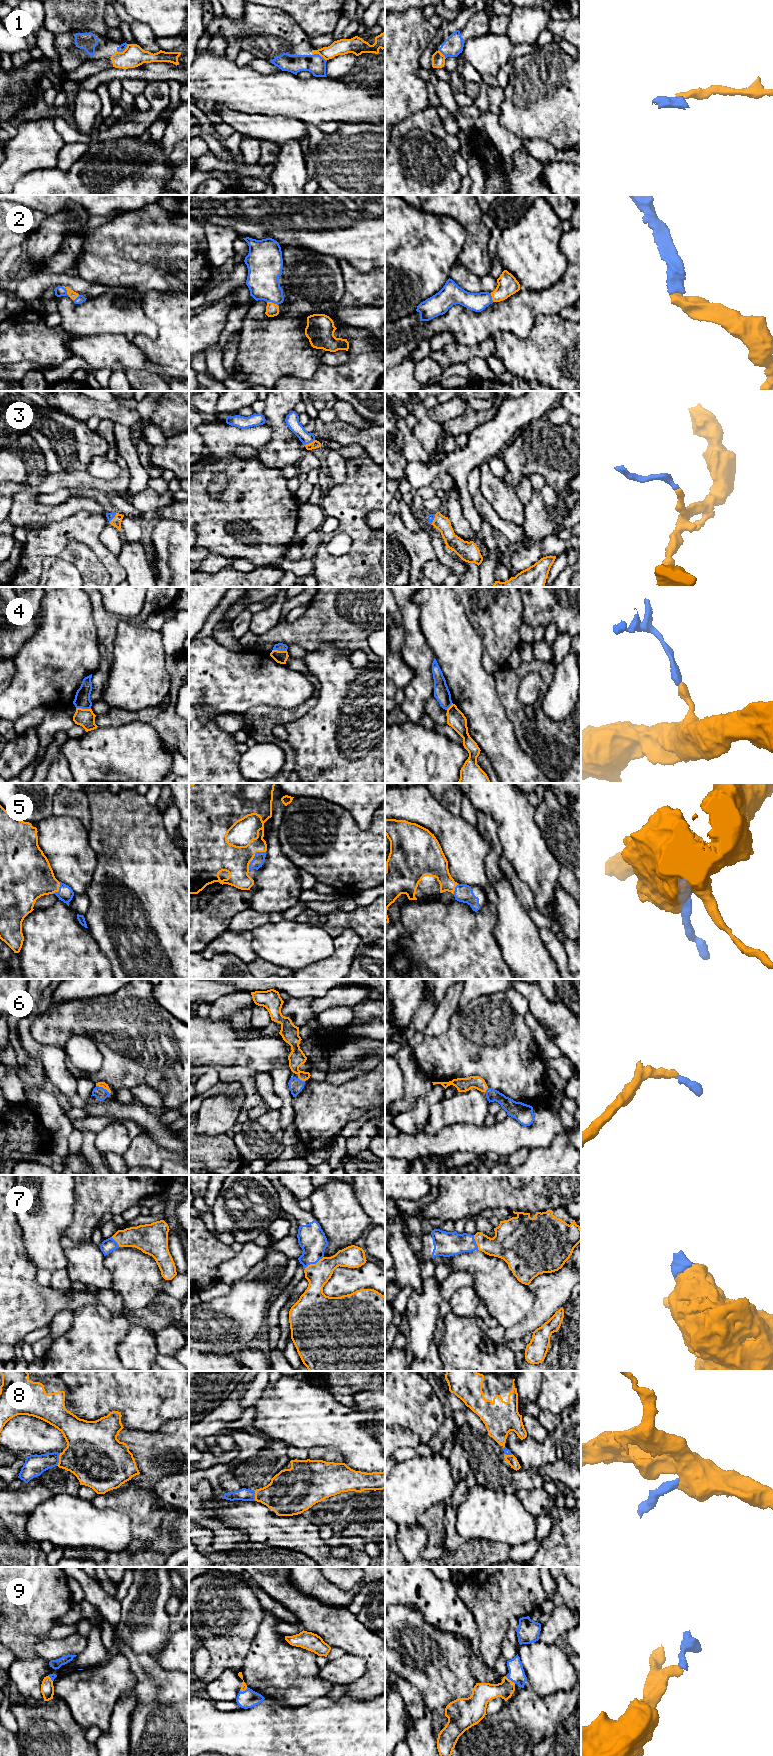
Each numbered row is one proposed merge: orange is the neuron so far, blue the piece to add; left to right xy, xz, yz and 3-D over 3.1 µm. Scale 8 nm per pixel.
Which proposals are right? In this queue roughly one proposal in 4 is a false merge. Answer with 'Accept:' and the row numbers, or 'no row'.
Accept: 2, 3, 5, 6, 7, 8, 9

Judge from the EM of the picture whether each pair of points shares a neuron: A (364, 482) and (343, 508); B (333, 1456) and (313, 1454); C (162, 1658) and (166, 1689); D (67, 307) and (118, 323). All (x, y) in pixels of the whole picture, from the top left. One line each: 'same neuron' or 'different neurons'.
A: same neuron
B: same neuron
C: different neurons
D: same neuron

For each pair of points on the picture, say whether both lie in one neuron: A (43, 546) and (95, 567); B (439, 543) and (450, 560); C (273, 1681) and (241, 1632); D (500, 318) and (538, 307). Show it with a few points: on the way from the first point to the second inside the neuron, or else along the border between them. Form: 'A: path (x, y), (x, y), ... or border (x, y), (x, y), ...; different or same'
A: border (83, 544), (70, 542), (58, 557); different
B: path (440, 547), (446, 556); same
C: border (260, 1625), (244, 1660), (242, 1669); different
D: path (509, 315), (516, 314), (524, 306), (529, 305); same

